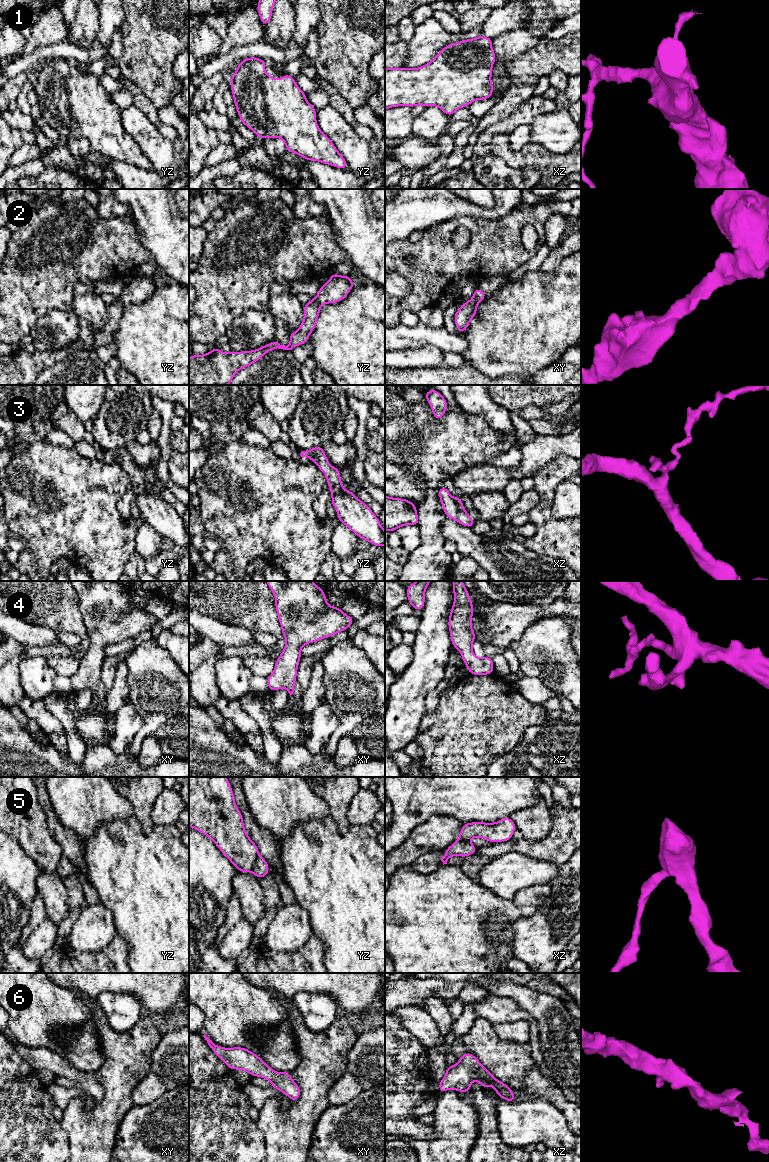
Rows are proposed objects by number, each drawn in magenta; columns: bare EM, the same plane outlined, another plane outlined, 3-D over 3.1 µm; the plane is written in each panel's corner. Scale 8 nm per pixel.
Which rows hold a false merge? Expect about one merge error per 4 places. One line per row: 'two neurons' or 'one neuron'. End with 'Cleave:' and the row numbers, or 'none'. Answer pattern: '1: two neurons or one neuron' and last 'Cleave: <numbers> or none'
1: one neuron
2: one neuron
3: two neurons
4: one neuron
5: two neurons
6: one neuron
Cleave: 3, 5

